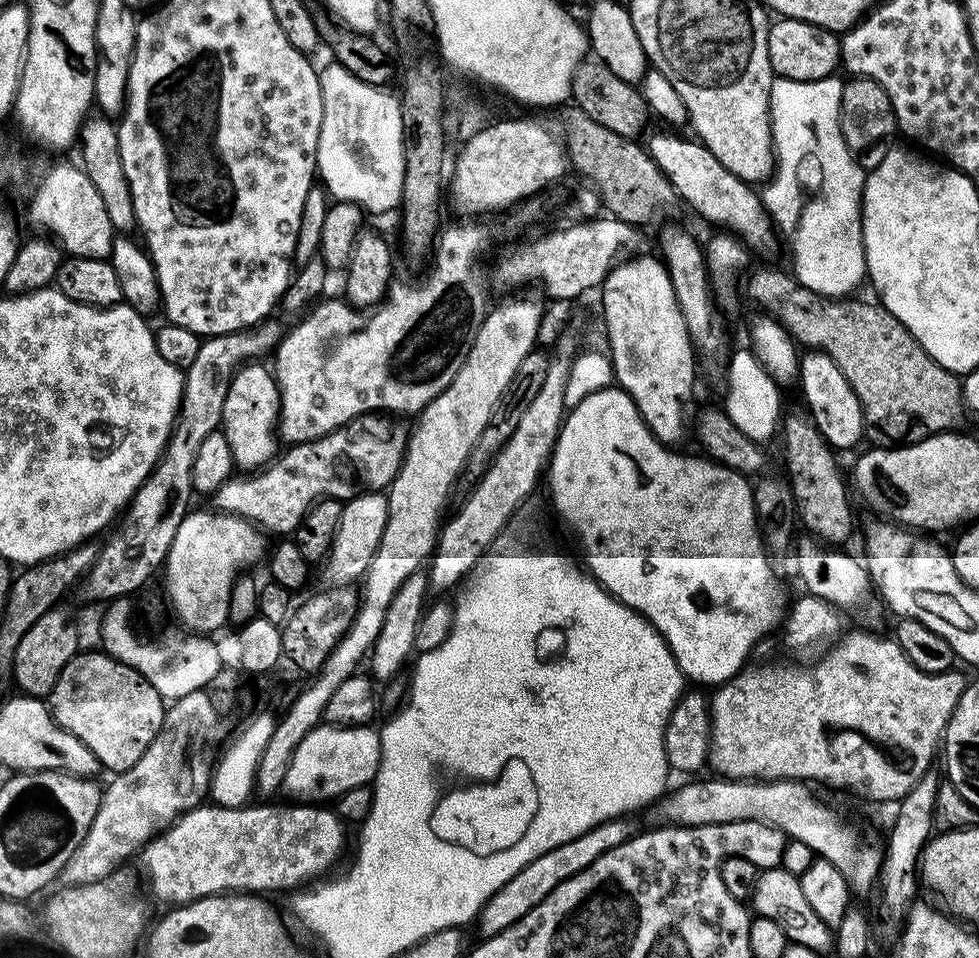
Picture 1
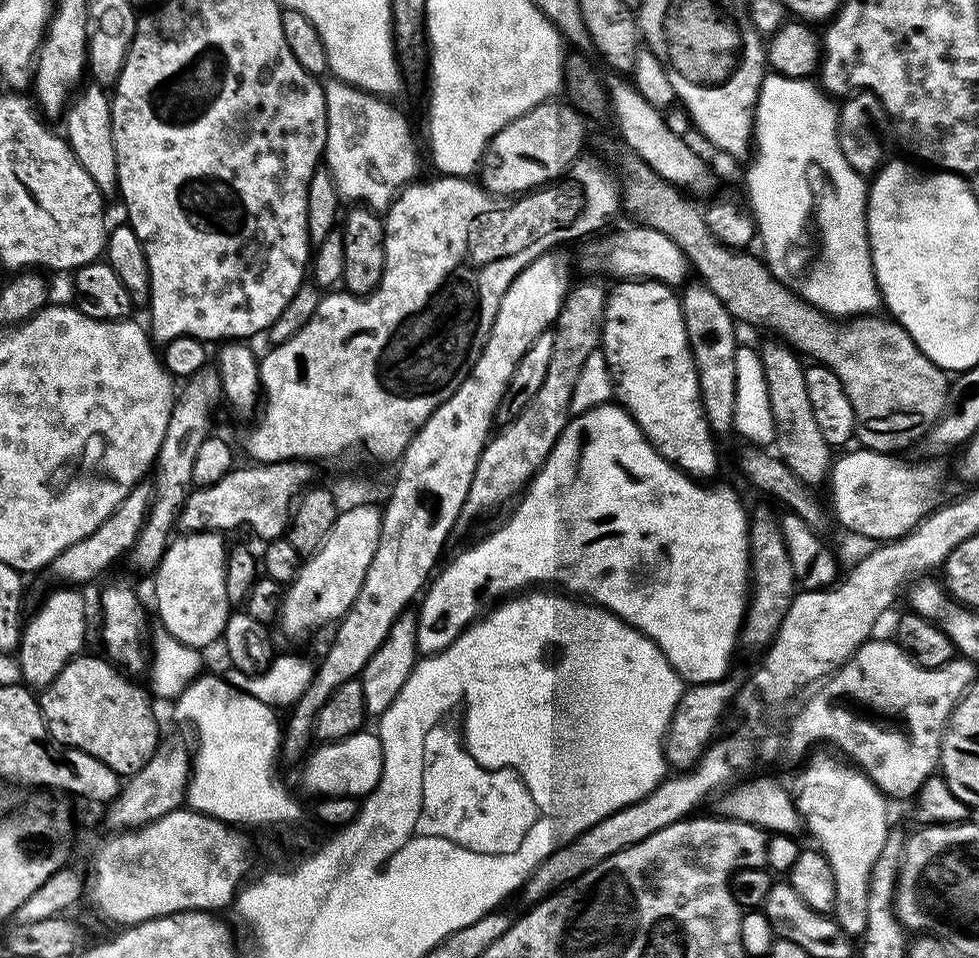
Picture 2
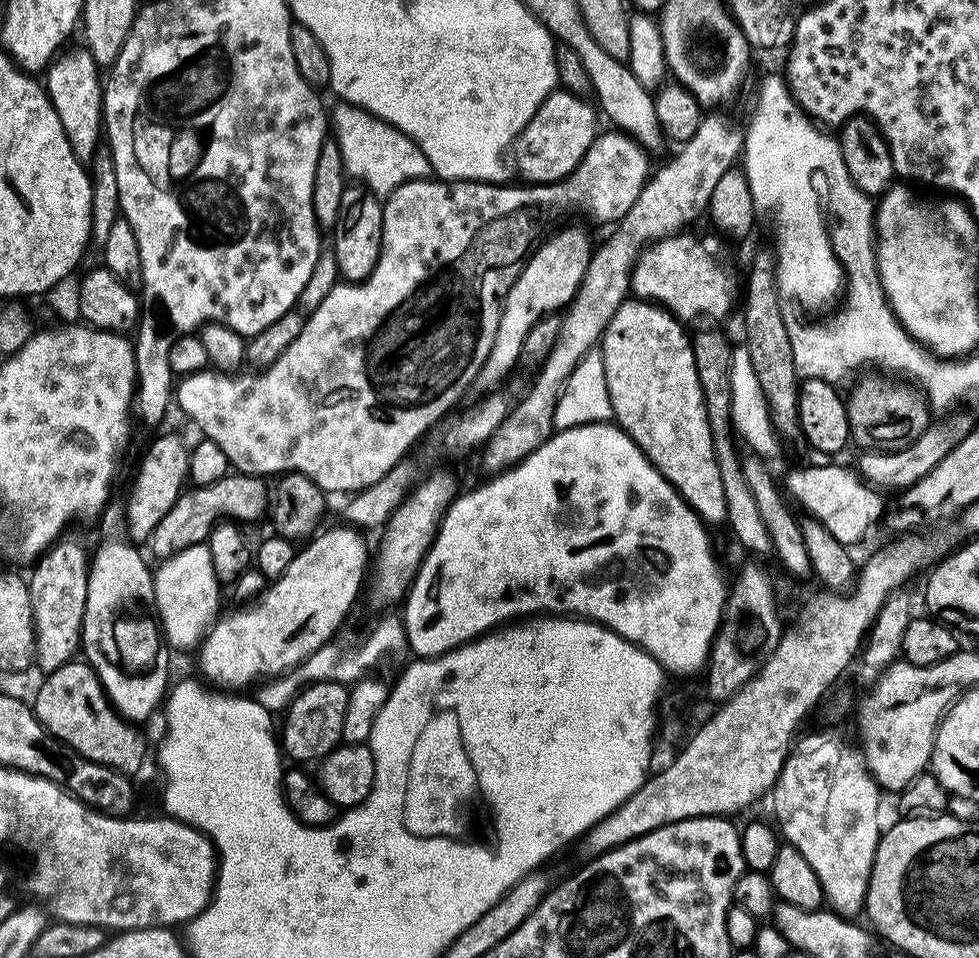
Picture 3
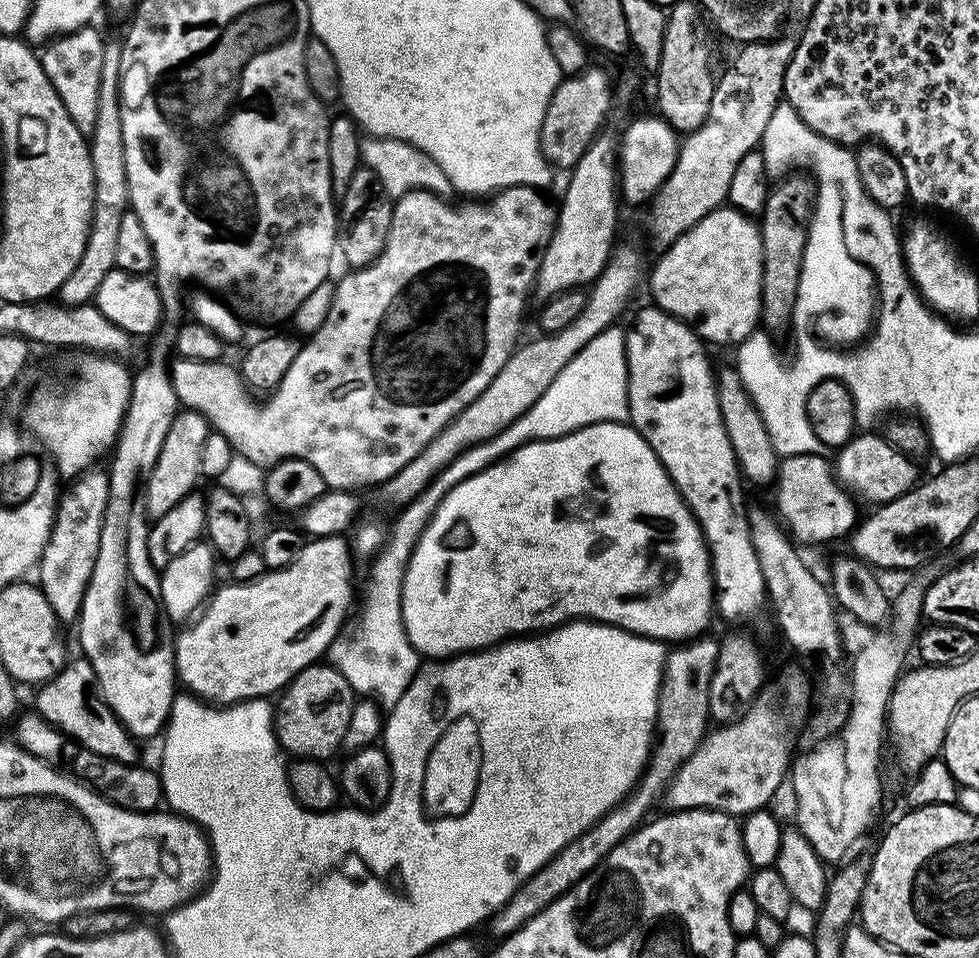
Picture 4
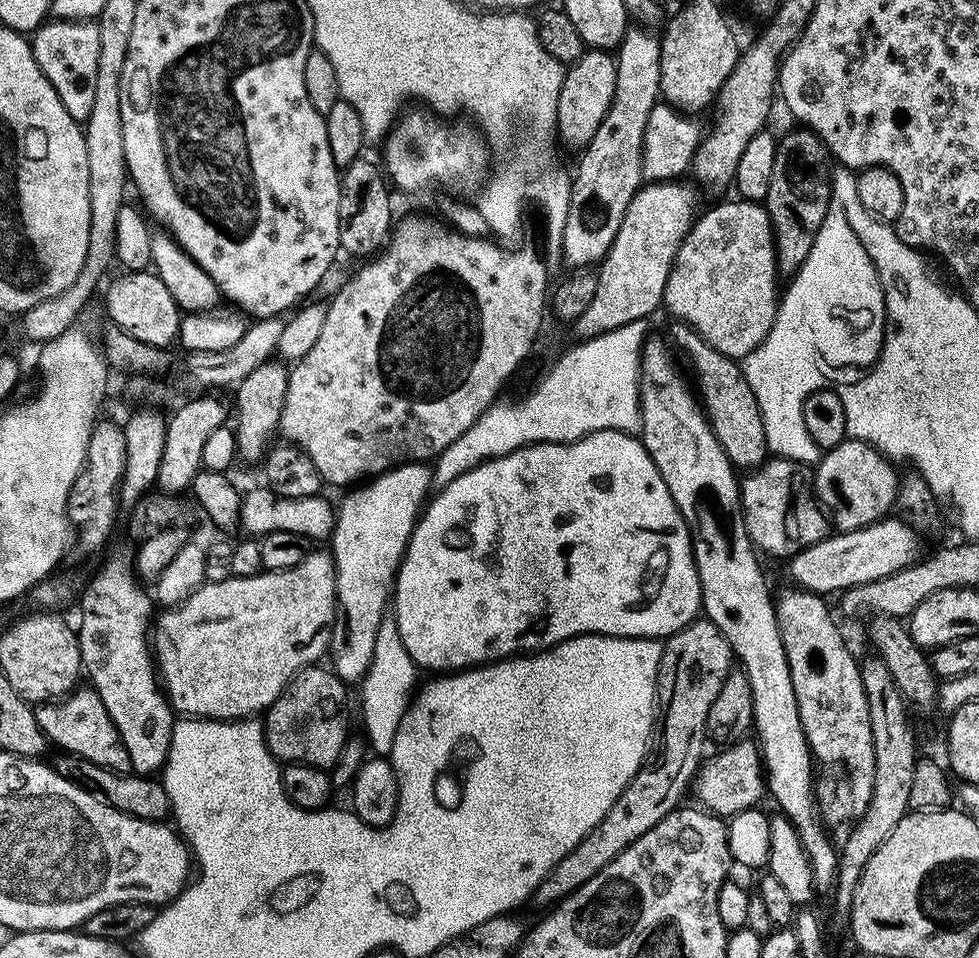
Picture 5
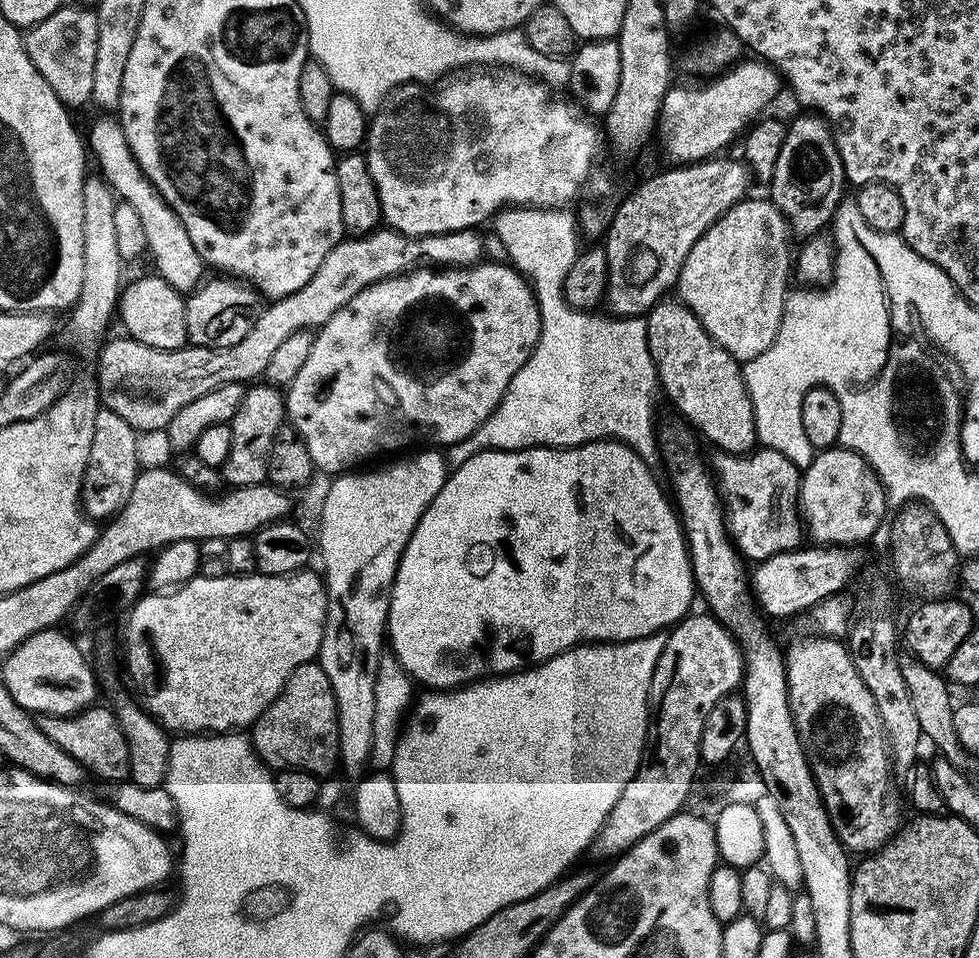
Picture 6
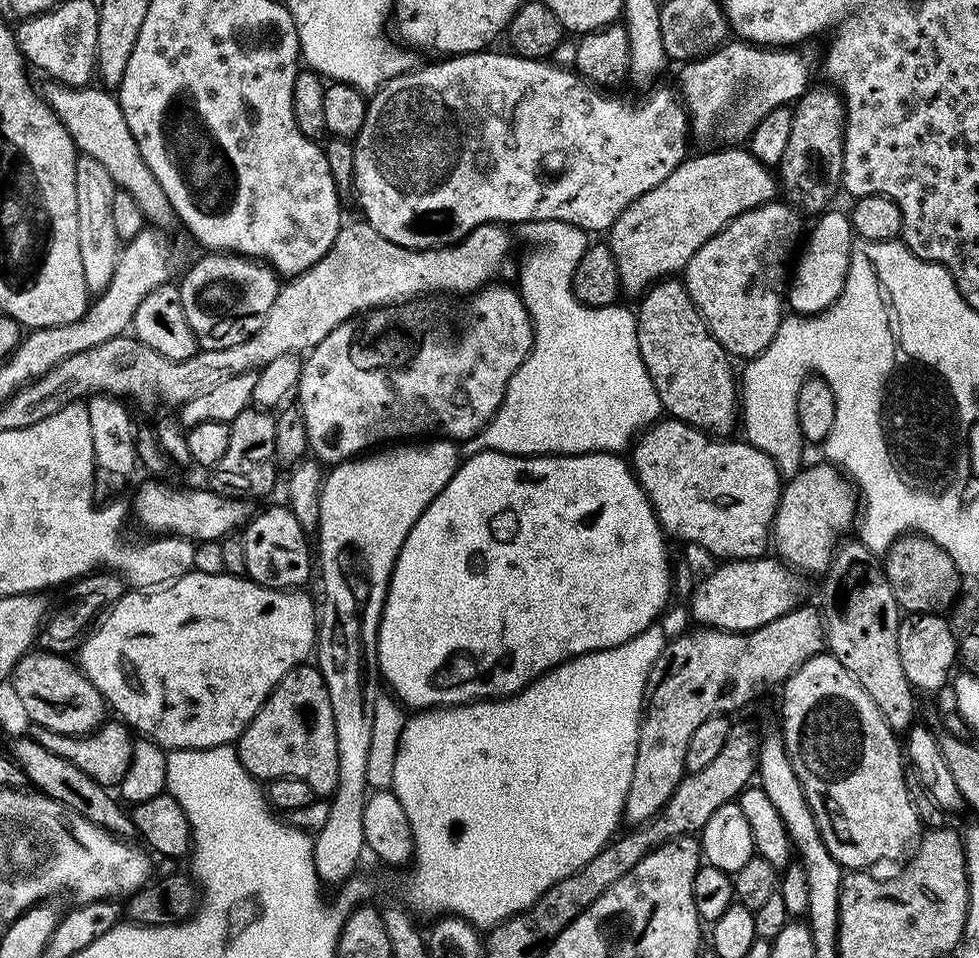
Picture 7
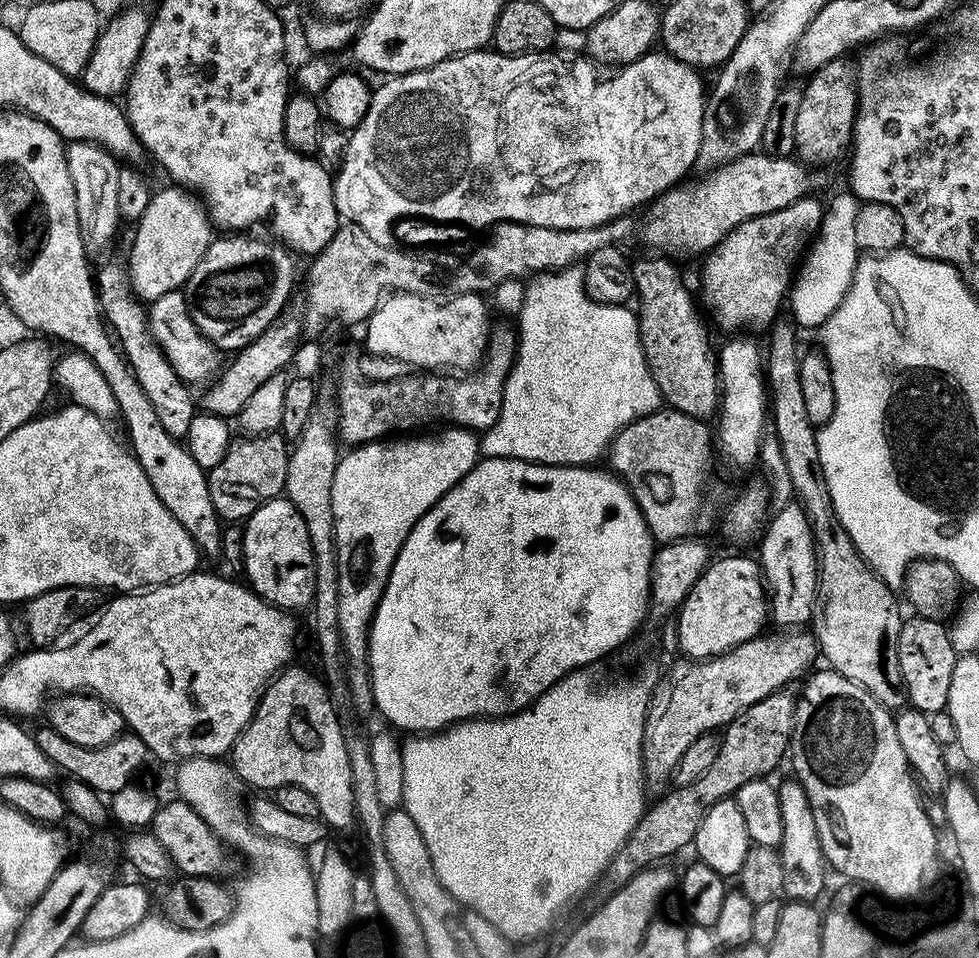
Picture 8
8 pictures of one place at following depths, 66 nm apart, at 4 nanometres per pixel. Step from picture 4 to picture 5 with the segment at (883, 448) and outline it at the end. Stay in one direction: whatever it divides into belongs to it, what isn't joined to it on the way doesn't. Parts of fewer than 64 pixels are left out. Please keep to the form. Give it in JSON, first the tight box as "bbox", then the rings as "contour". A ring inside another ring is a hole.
{"bbox":[815,438,900,532],"contour":[[[845,438],[838,447],[827,449],[821,456],[824,457],[816,468],[815,499],[827,509],[837,531],[849,532],[874,524],[885,519],[887,511],[895,507],[900,476],[894,470],[895,465],[876,448]]]}

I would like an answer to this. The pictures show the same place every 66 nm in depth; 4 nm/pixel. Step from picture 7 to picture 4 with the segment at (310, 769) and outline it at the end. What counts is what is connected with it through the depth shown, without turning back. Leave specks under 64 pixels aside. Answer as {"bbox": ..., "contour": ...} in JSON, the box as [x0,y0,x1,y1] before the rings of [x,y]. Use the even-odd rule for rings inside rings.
{"bbox":[274,666,354,761],"contour":[[[329,666],[320,667],[303,668],[297,676],[292,677],[291,682],[279,693],[280,705],[277,703],[274,708],[276,741],[279,742],[281,749],[292,758],[326,761],[327,756],[341,751],[340,743],[343,740],[343,735],[346,734],[347,726],[350,724],[354,705],[354,693],[351,686],[347,684],[347,680],[337,669]]]}

